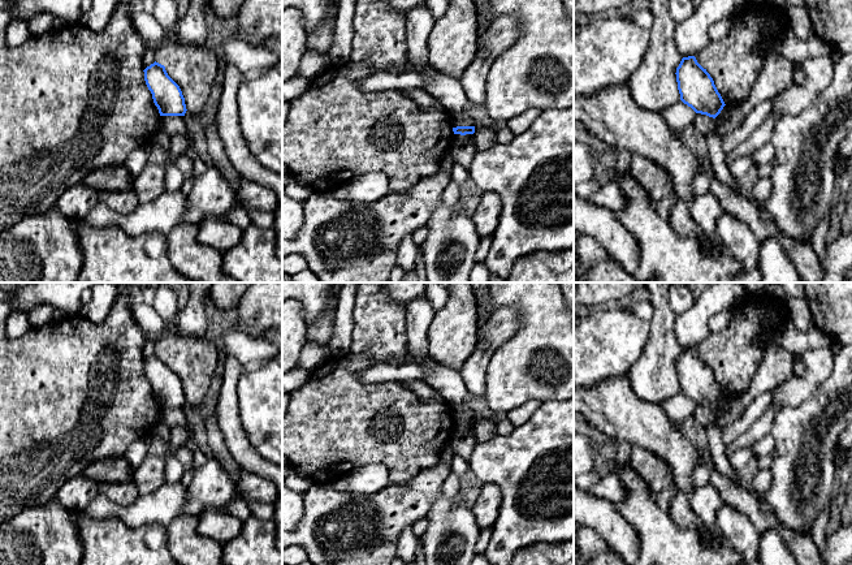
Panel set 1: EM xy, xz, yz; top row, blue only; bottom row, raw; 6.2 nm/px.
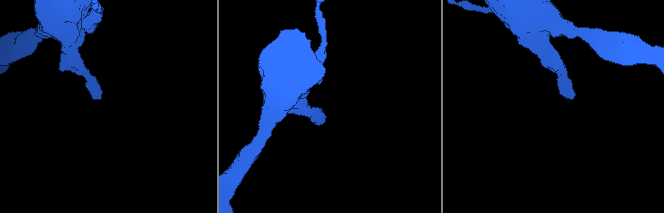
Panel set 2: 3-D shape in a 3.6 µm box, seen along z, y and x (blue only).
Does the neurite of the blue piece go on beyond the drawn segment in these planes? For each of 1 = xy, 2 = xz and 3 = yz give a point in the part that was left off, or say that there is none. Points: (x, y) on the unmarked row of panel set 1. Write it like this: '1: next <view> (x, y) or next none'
1: next none
2: next none
3: next none

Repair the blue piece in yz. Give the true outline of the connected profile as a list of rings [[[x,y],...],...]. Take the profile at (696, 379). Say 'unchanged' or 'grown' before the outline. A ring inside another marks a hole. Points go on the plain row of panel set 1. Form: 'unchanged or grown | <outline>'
unchanged | [[[695,348],[683,349],[676,359],[680,392],[696,405],[715,410],[726,397],[713,370]]]

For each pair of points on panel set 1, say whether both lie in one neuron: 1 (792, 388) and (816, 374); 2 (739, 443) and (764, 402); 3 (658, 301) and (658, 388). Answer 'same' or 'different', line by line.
1: same
2: different
3: same

